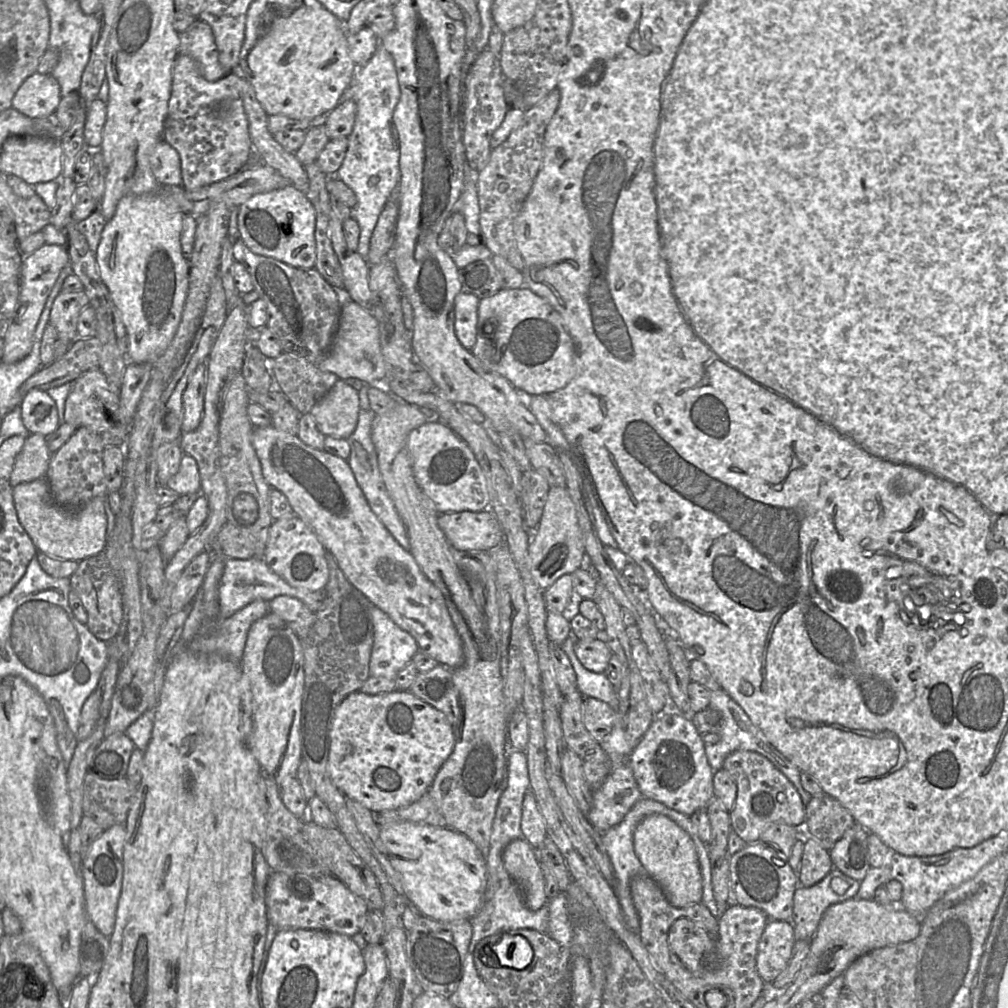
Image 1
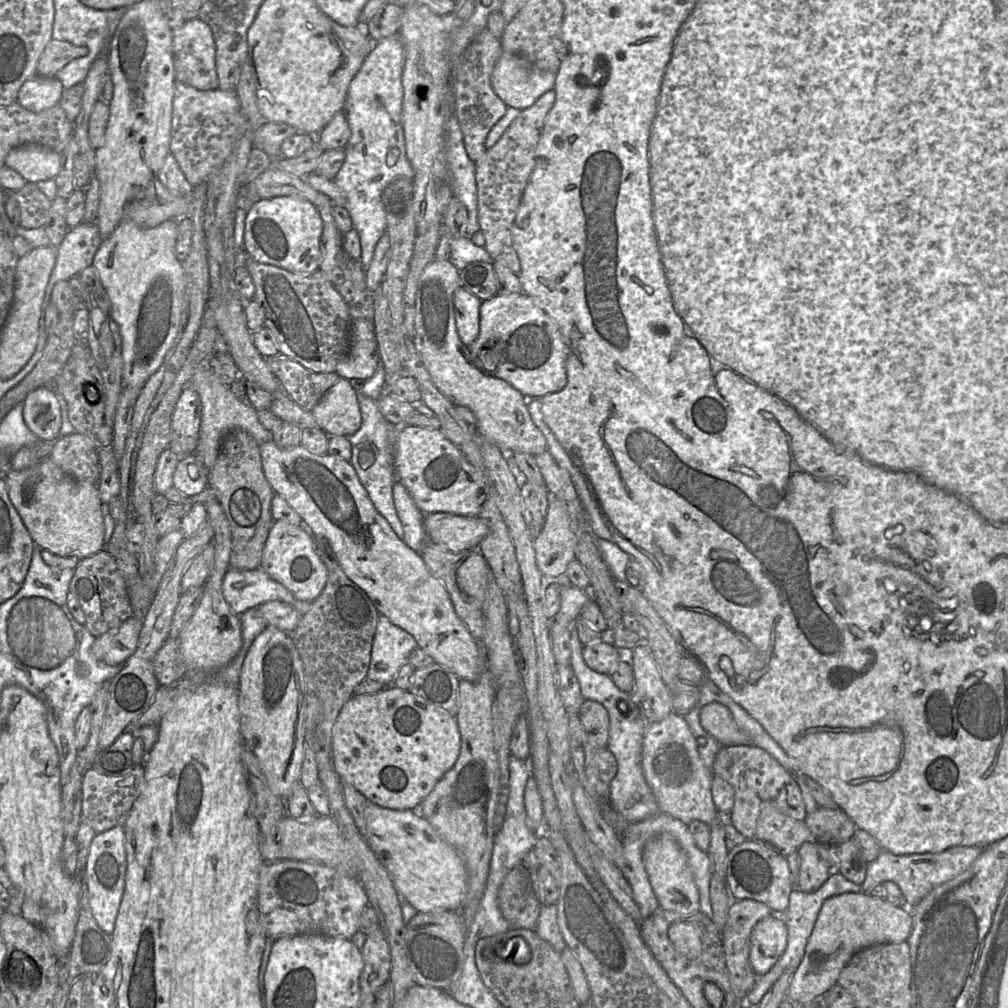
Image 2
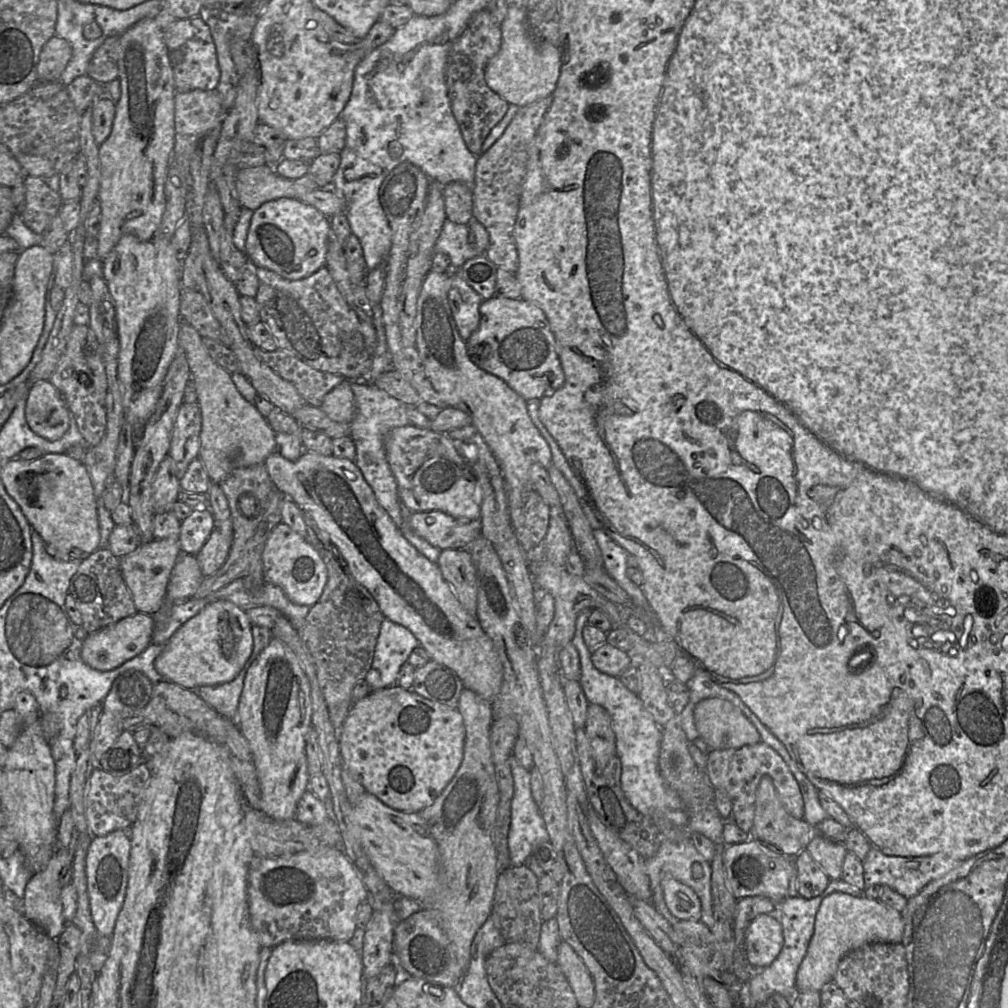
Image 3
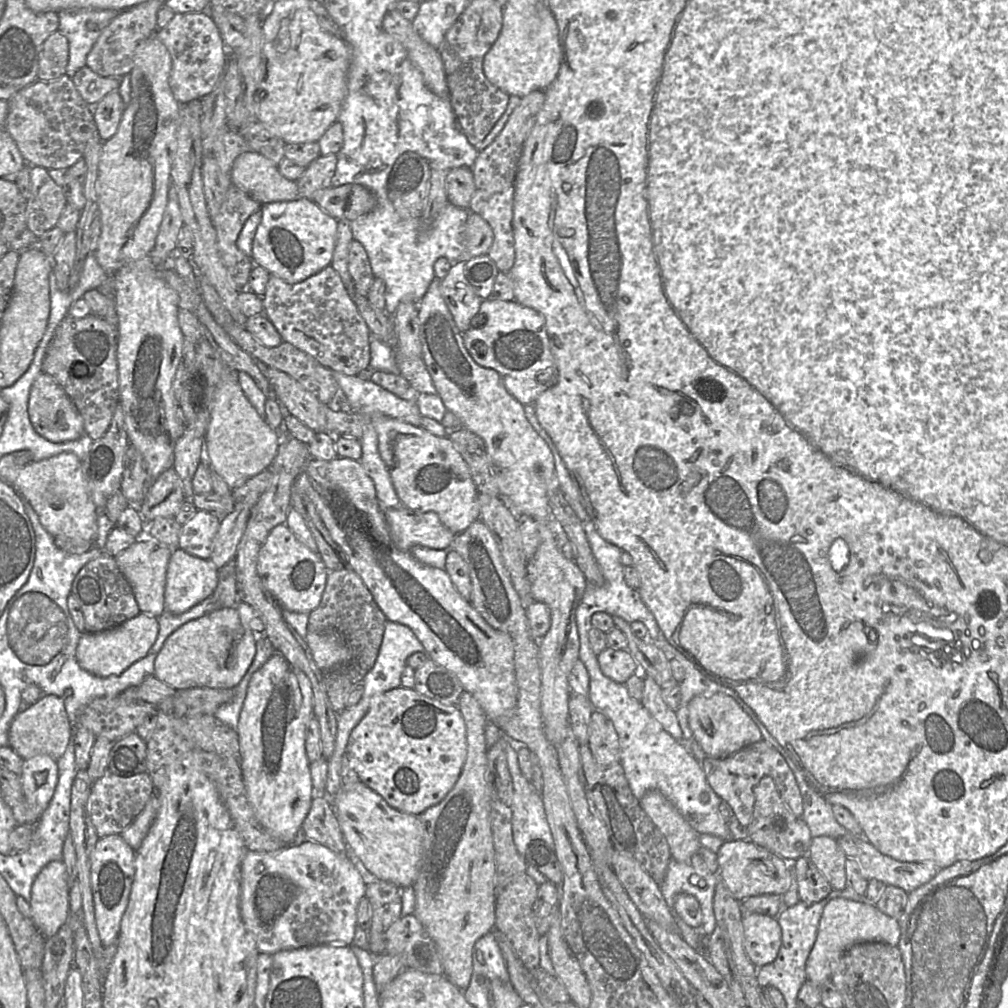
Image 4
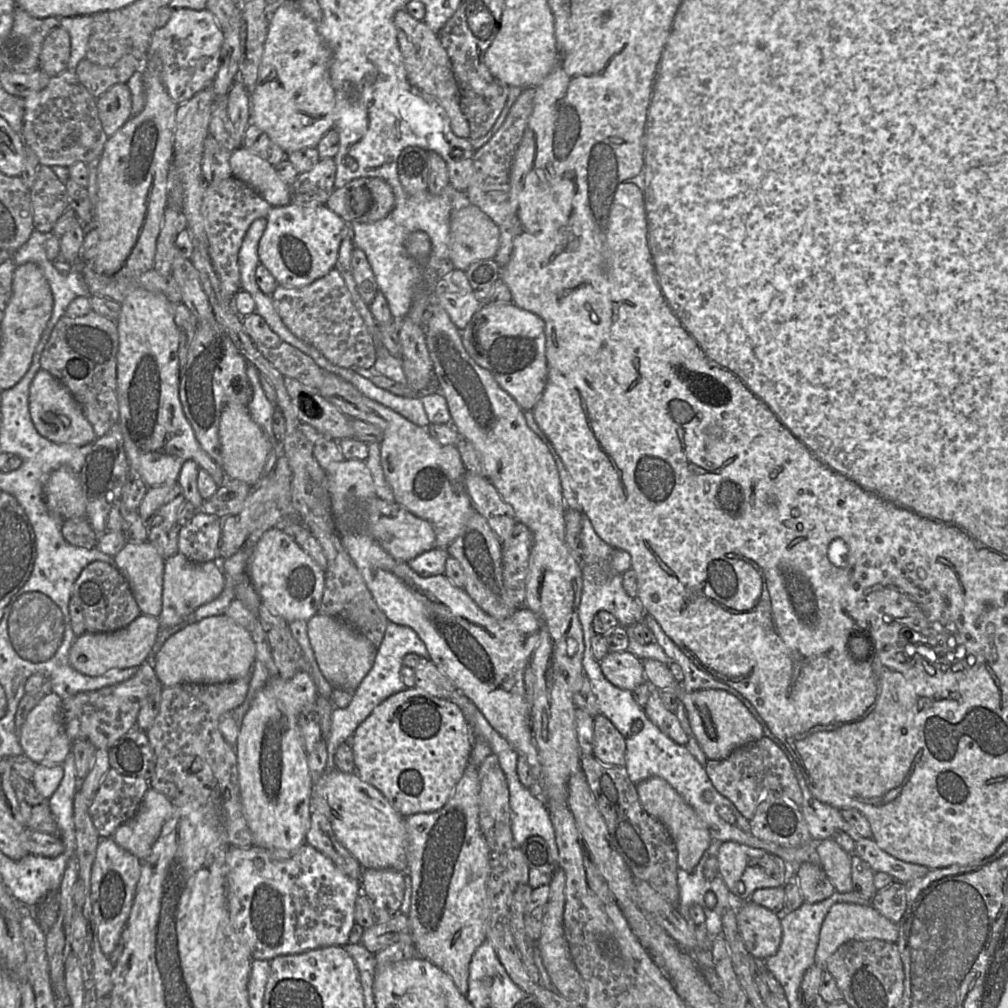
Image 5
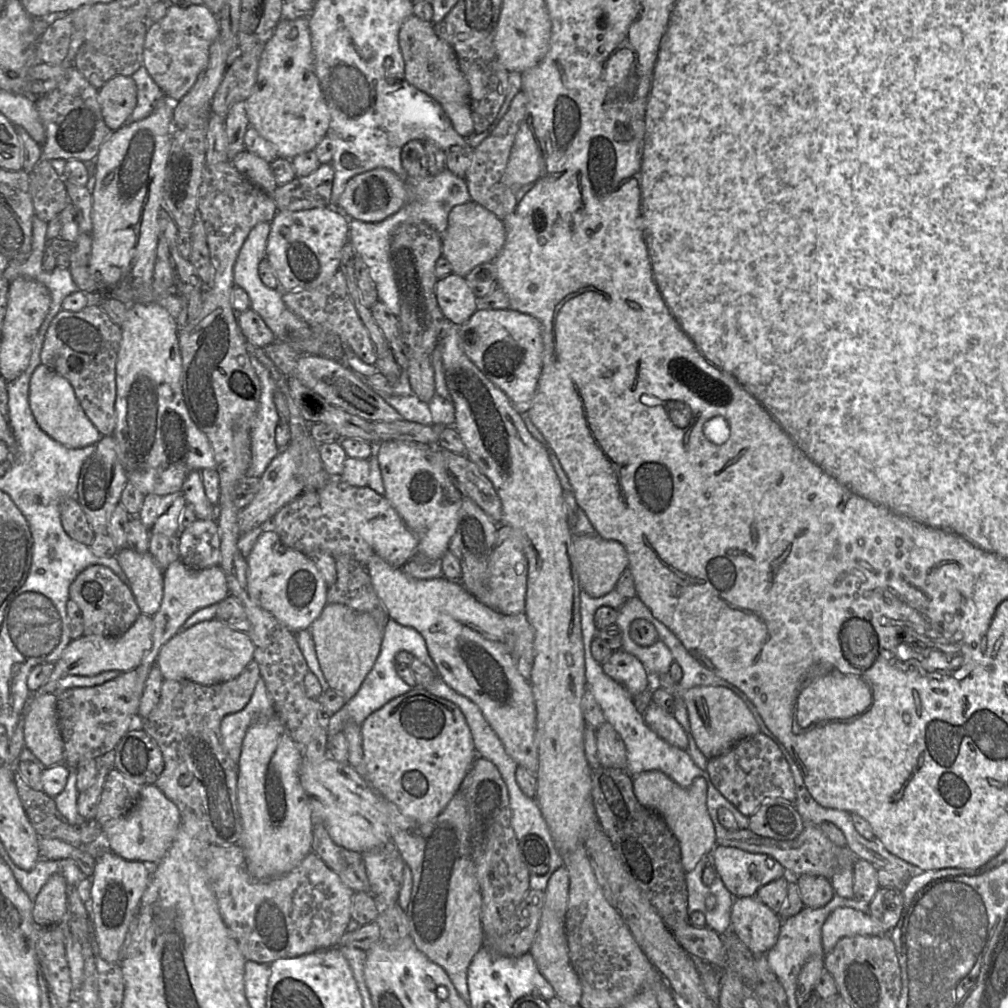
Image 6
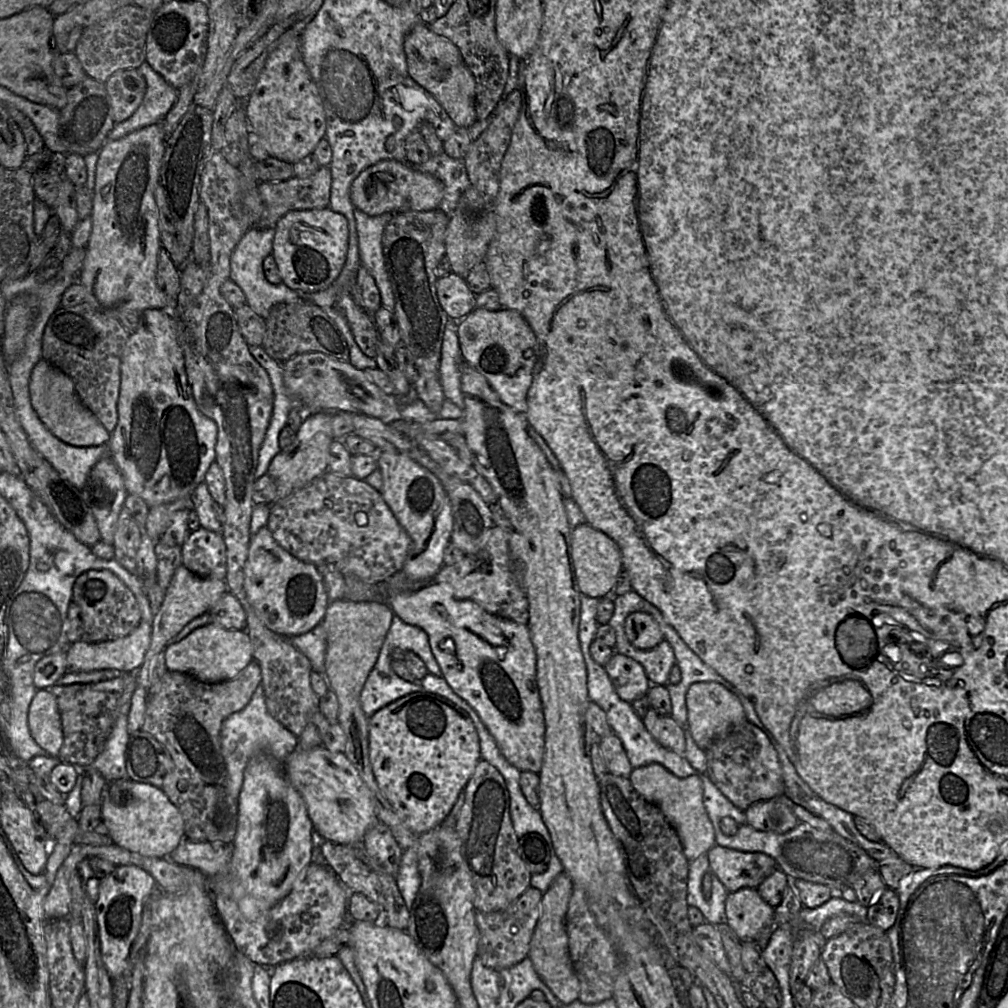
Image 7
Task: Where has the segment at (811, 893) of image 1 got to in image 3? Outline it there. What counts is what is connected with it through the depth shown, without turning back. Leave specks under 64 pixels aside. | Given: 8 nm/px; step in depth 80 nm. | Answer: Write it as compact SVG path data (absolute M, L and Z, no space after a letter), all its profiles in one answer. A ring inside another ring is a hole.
M843 879L830 880L825 891L815 898L806 899L797 895L788 897L784 901L777 903L778 919L783 928L784 945L780 955L770 966L753 968L753 976L746 983L746 998L750 1005L758 1006L765 1003L774 994L782 995L791 1007L794 1005L799 993L796 986L796 976L814 935L817 912L823 900L834 893L845 893L861 897L864 895L864 890L845 882Z

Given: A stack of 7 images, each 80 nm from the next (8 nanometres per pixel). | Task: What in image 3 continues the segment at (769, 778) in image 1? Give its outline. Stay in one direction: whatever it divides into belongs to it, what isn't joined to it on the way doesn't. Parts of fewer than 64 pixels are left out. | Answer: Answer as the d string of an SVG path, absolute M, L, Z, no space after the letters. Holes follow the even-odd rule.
M763 742L736 749L711 750L705 773L714 789L728 795L732 803L731 820L748 834L754 825L756 792L764 776L772 778L778 798L788 813L796 819L804 817L804 800L797 780L782 757Z

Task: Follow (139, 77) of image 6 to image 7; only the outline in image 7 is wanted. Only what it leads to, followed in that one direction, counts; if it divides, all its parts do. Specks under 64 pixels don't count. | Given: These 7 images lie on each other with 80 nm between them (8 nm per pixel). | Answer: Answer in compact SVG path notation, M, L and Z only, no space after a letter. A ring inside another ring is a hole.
M146 61L137 70L146 81L144 98L131 117L114 124L106 141L118 140L138 129L162 122L178 98L178 90L167 83Z

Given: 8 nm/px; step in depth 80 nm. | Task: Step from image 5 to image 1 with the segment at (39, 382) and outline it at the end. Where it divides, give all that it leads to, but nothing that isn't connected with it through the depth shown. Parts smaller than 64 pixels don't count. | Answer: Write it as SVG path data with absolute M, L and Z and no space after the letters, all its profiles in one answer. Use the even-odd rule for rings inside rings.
M32 389L27 392L20 404L22 420L31 434L49 436L59 427L56 402L45 390Z

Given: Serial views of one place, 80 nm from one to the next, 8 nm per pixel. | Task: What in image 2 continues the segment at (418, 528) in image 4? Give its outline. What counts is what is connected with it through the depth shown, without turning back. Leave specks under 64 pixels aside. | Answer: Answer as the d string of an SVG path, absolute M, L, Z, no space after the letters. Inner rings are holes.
M446 512L424 514L423 528L429 541L452 552L478 549L488 528L479 516L462 516Z

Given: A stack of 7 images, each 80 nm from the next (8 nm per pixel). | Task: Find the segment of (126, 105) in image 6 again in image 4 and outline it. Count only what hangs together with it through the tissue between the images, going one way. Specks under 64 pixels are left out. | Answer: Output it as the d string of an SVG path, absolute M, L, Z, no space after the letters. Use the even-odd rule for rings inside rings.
M118 90L110 92L95 104L94 122L102 142L109 140L117 132L125 108L126 104Z

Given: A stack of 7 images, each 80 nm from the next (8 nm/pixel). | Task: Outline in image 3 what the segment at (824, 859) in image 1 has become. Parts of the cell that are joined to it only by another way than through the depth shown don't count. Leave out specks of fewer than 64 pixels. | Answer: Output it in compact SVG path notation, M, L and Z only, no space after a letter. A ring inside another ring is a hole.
M807 849L796 857L795 867L798 873L798 892L803 898L815 898L828 887L831 879L813 860Z

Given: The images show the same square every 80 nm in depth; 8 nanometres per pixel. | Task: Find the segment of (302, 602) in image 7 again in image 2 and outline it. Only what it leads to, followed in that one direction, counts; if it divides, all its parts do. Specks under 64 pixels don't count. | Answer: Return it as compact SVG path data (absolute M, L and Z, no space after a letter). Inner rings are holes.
M284 520L273 521L260 567L301 601L314 601L322 592L328 577L326 565L314 546L312 533L303 524L293 525Z

